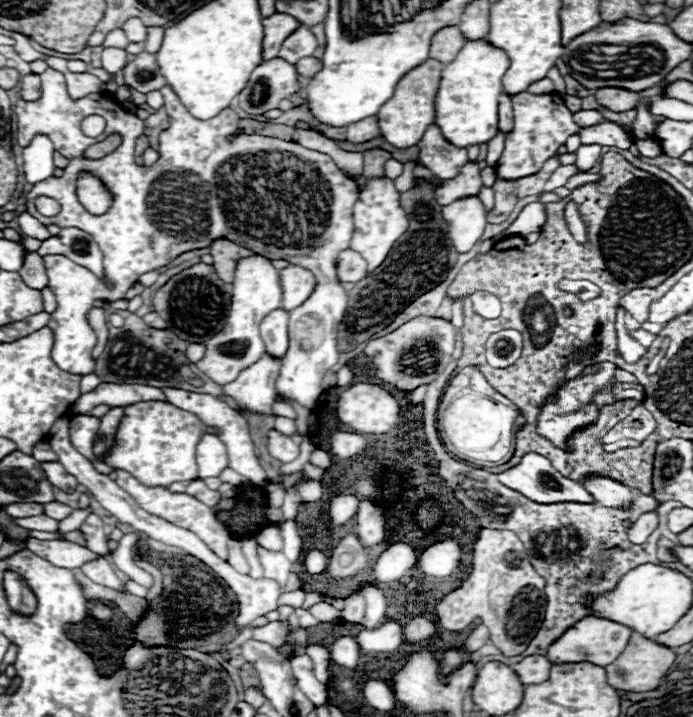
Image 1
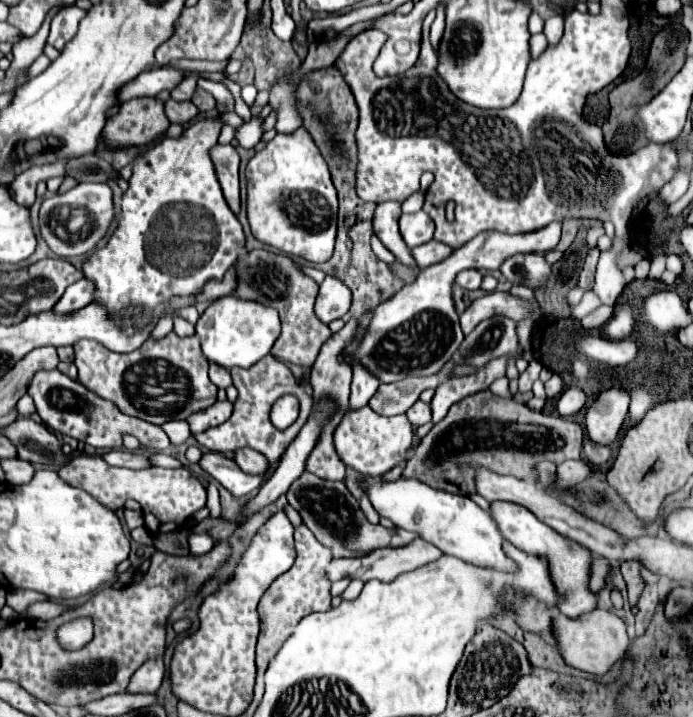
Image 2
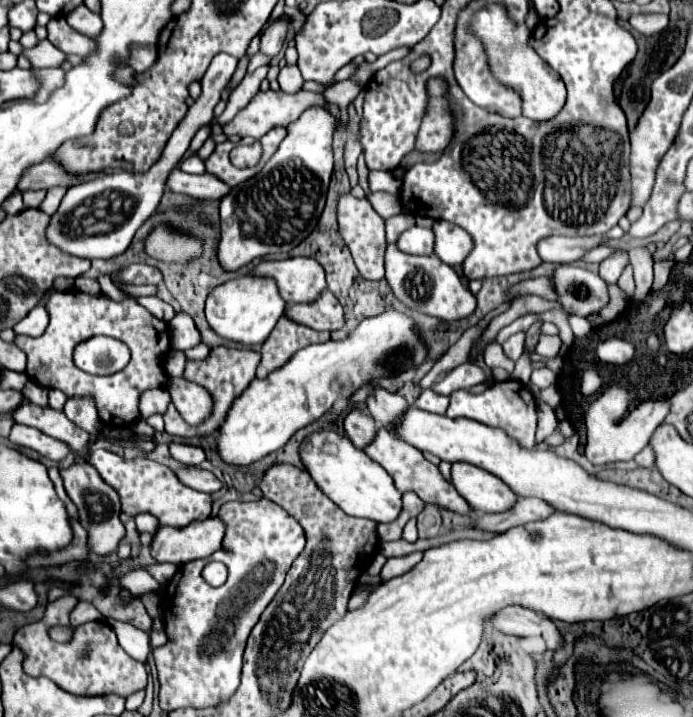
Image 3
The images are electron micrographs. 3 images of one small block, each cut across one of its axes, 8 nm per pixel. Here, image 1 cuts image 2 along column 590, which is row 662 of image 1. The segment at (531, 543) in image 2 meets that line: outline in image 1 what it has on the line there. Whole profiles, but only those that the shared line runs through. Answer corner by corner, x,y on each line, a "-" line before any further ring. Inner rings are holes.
586,616
584,620
580,620
576,626
572,626
570,630
564,632
562,638
558,638
550,648
548,648
548,658
552,664
562,664
562,662
592,662
596,666
608,666
612,660
616,660
616,656
626,648
628,640
630,640
632,630
622,626
622,624
614,624
612,620
606,618
598,618
598,616

